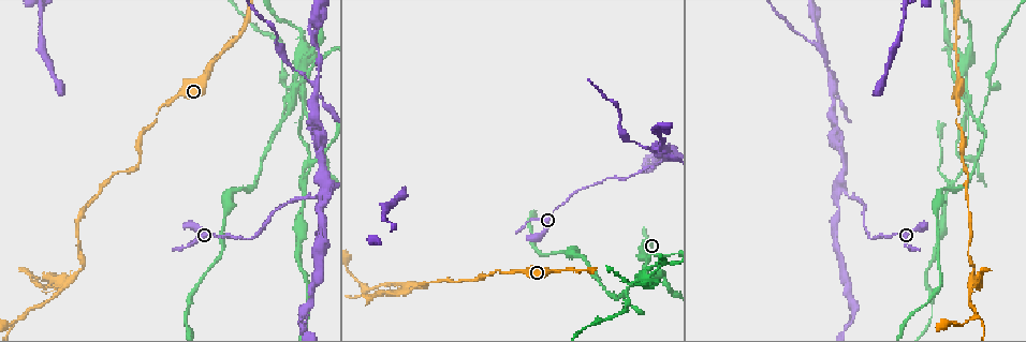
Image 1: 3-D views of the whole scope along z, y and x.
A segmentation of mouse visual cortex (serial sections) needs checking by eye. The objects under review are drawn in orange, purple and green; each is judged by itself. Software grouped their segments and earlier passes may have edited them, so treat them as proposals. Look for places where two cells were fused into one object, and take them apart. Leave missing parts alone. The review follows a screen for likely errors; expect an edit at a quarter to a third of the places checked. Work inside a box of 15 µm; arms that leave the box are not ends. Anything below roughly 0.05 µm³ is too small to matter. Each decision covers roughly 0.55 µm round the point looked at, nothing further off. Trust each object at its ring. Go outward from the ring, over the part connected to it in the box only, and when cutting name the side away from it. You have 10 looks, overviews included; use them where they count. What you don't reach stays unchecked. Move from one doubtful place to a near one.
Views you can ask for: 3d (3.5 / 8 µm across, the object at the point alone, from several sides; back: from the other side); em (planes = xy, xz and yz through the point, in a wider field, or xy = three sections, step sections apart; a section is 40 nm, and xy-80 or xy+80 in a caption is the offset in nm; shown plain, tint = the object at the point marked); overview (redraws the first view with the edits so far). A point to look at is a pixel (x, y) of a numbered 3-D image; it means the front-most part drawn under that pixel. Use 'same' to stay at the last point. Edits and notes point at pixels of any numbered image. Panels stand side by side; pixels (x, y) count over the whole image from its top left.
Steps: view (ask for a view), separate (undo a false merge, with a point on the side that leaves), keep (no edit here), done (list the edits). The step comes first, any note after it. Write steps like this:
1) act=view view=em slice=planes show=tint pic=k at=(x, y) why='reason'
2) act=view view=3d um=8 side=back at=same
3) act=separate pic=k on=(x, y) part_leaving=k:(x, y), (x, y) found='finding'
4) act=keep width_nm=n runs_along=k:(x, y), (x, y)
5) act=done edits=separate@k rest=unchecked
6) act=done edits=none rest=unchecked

act=view view=em slice=xy step=1 show=tint pic=1 at=(964, 165) why='sudden change in width'

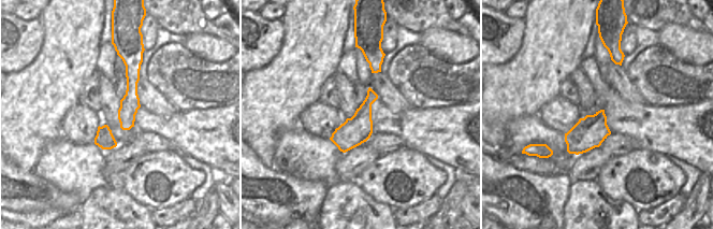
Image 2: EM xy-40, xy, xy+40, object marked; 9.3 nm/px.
act=view view=3d um=3.5 at=same why='see where the arms go'

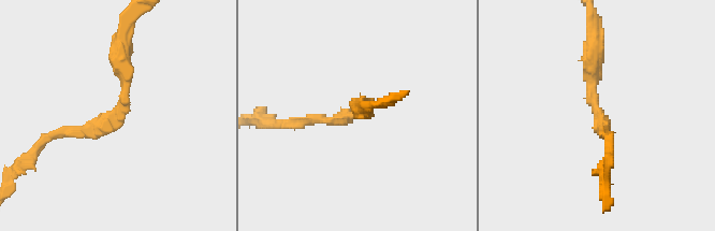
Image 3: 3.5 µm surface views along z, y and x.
act=keep width_nm=260 runs_along=2:(128, 61), (131, 101), (125, 127) found='continuous, no second cell'

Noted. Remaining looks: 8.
act=view view=3d um=3.5 pic=1 at=(647, 261) why='arms part here'

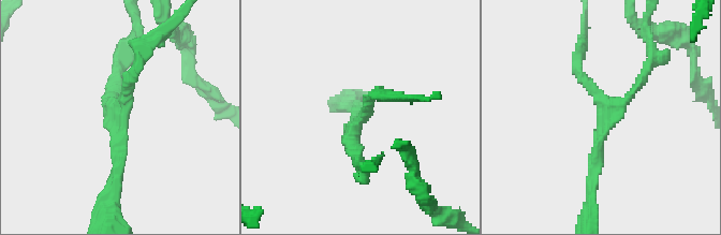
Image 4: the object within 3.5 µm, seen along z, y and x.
act=view view=em slice=planes show=tint pic=4 at=(119, 118) arms=3 arm_widths_nm=150,150,200 why='shape alone is not enough'

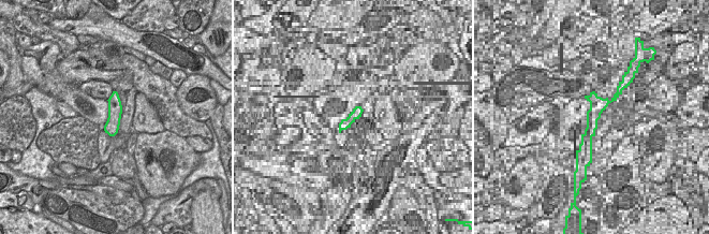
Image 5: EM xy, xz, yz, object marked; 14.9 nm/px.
act=keep runs_along=4:(589, 188), (603, 121), (652, 62) found='one cell here'

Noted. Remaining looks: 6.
act=view view=3d um=3.5 pic=1 at=(323, 190) why='thin arm on a thick one'

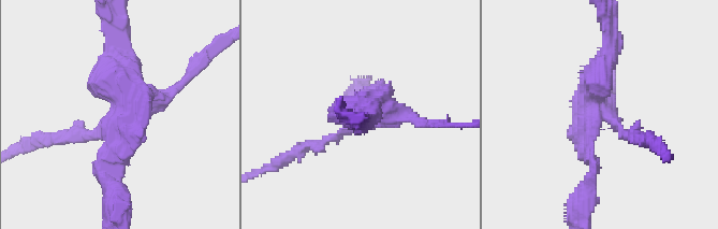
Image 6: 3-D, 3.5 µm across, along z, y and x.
act=view view=em slice=planes show=tint pic=6 at=(118, 115)

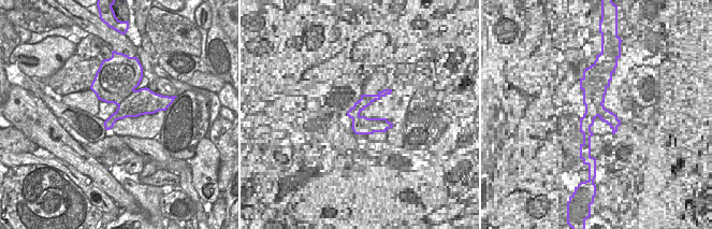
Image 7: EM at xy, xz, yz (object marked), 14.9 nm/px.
act=separate pic=6 on=(600, 75) width_nm=380 part_leaving=6:(123, 90), (117, 73), (117, 20) found='a second cell is stuck on'

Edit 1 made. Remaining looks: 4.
act=view view=overview why='redraw'

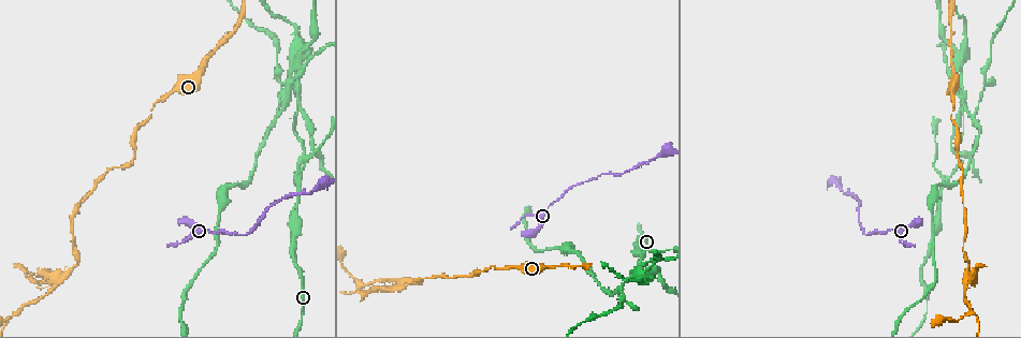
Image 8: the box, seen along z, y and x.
act=view view=3d um=3.5 pic=8 at=(294, 132) why='calibre changes'

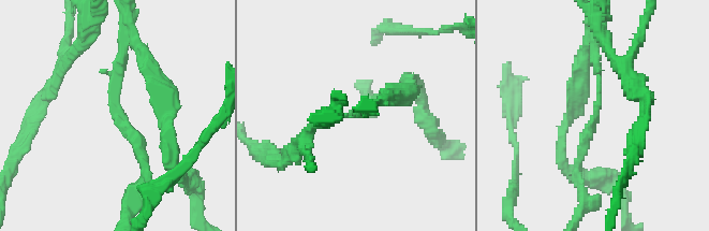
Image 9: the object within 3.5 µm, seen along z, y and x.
act=view view=em slice=xy step=2 show=tint pic=9 at=(118, 114) arm_widths_nm=150,150

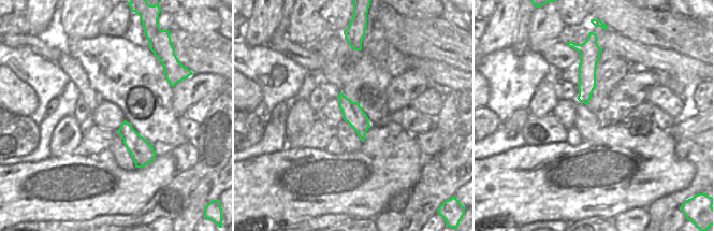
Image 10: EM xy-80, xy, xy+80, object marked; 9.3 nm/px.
act=keep runs_along=9:(144, 178), (111, 102), (123, 49) found='all the same cell'

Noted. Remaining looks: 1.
act=done edits=separate@6 rest=unchecked

